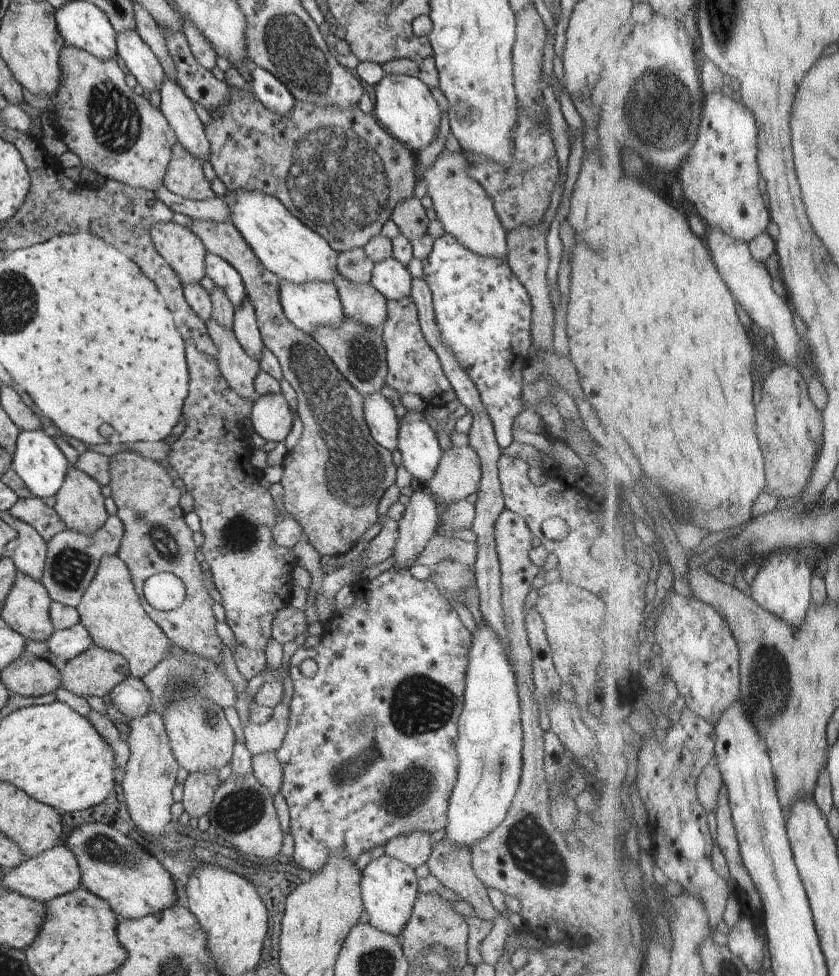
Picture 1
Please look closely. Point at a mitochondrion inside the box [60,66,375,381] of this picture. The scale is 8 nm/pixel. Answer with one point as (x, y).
(116, 123)

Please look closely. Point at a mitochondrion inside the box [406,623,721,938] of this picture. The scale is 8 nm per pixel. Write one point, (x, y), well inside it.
(526, 841)

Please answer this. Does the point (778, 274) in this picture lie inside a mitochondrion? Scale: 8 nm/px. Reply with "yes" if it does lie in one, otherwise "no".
no

